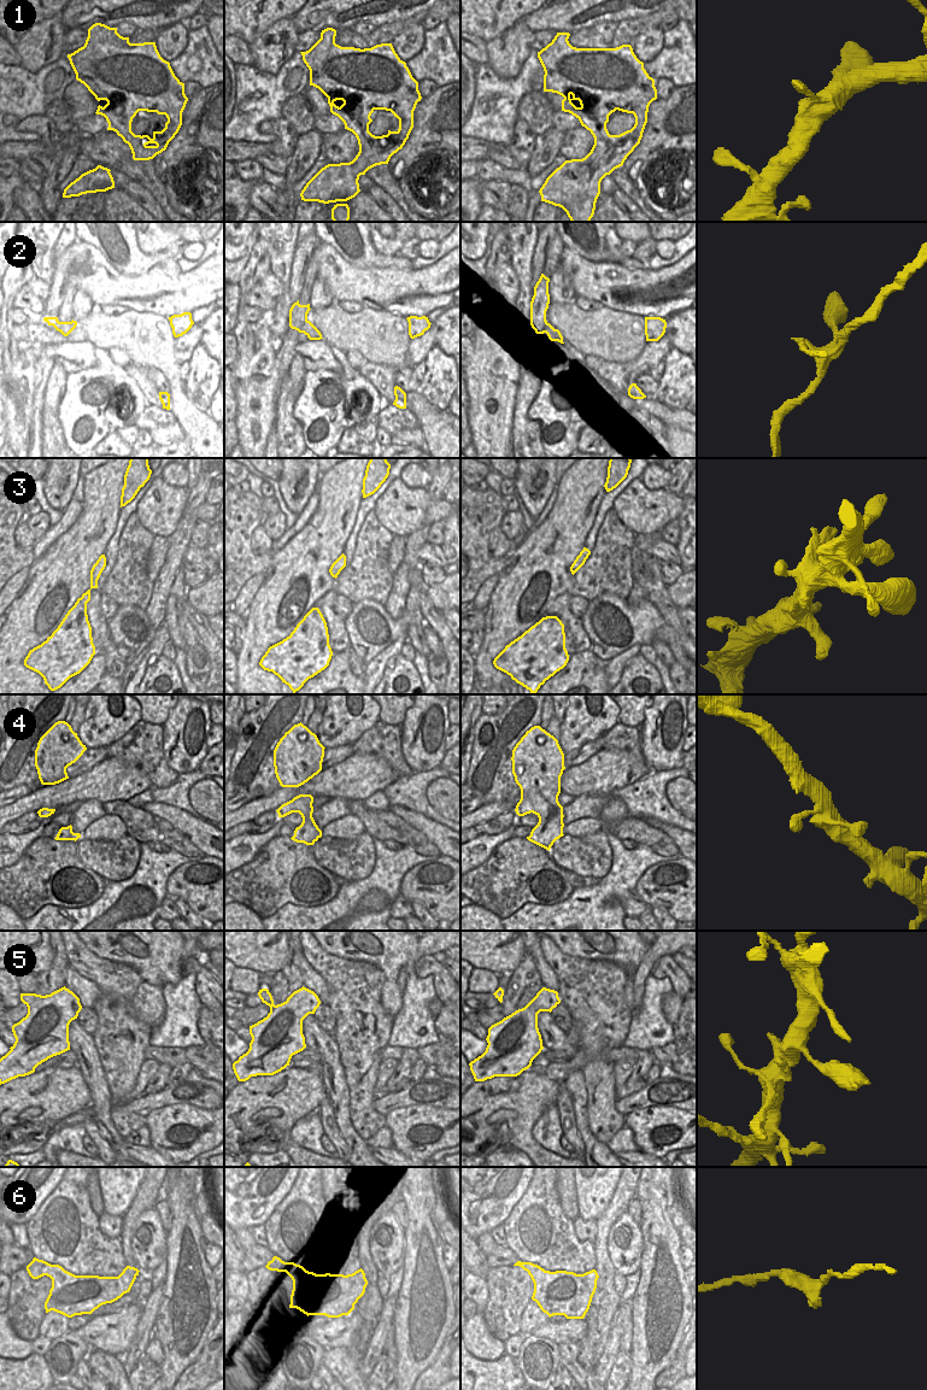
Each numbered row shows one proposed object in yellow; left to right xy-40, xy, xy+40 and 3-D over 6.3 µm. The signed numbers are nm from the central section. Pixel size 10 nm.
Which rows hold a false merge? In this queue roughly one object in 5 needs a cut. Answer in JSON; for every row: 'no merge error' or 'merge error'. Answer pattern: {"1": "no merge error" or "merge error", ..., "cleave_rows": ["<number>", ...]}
{"1": "no merge error", "2": "merge error", "3": "no merge error", "4": "no merge error", "5": "no merge error", "6": "no merge error", "cleave_rows": ["2"]}

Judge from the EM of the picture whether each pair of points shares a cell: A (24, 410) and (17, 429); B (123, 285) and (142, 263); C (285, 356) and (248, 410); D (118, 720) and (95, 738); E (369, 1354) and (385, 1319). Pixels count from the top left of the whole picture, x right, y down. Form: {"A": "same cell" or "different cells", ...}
{"A": "same cell", "B": "different cells", "C": "different cells", "D": "same cell", "E": "same cell"}

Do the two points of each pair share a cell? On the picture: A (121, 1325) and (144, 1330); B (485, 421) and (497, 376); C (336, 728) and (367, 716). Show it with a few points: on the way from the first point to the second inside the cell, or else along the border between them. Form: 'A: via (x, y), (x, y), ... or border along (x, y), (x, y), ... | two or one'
A: border along (142, 1307), (136, 1335), (124, 1354) | two
B: via (490, 410), (492, 387) | one
C: via (344, 721), (347, 717), (359, 717) | one

